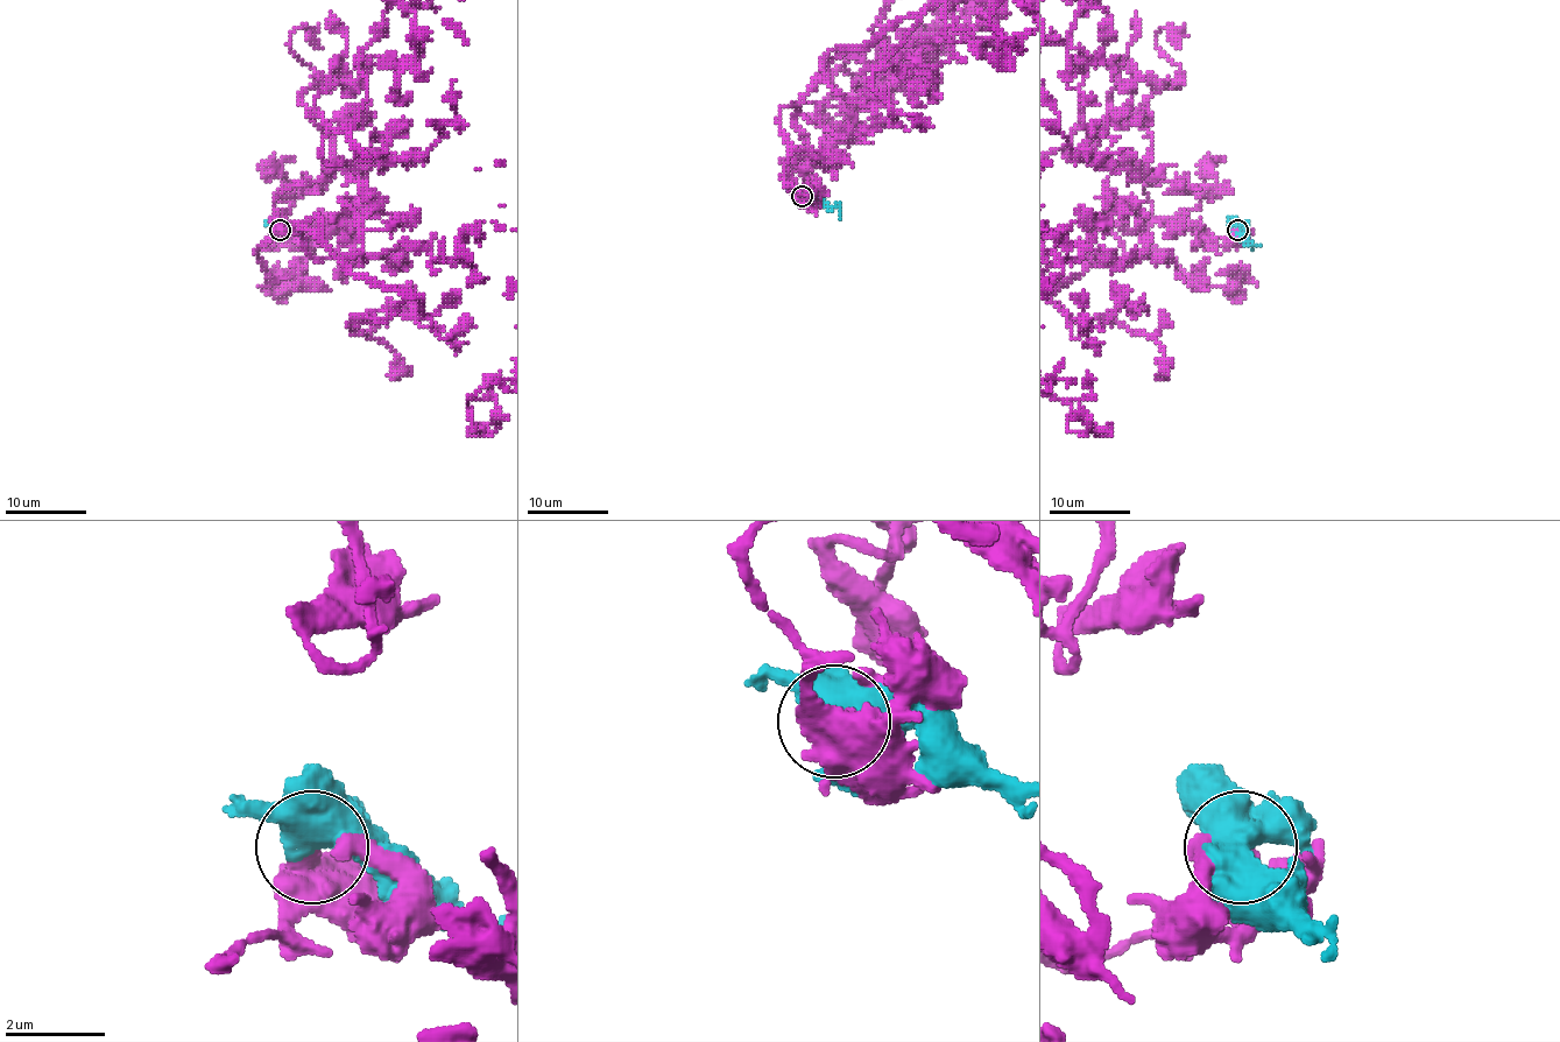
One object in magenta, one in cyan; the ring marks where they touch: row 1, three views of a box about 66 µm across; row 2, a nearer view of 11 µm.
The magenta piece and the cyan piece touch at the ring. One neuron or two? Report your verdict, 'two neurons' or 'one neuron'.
two neurons

